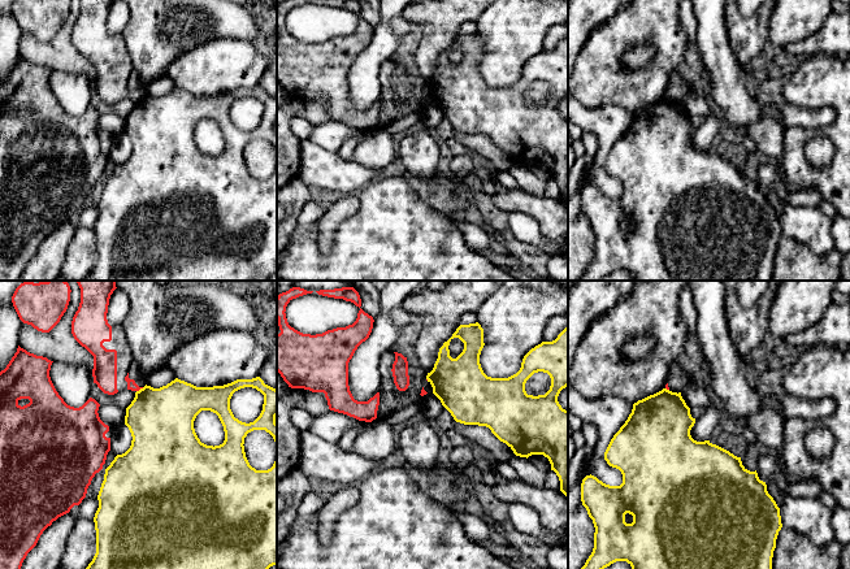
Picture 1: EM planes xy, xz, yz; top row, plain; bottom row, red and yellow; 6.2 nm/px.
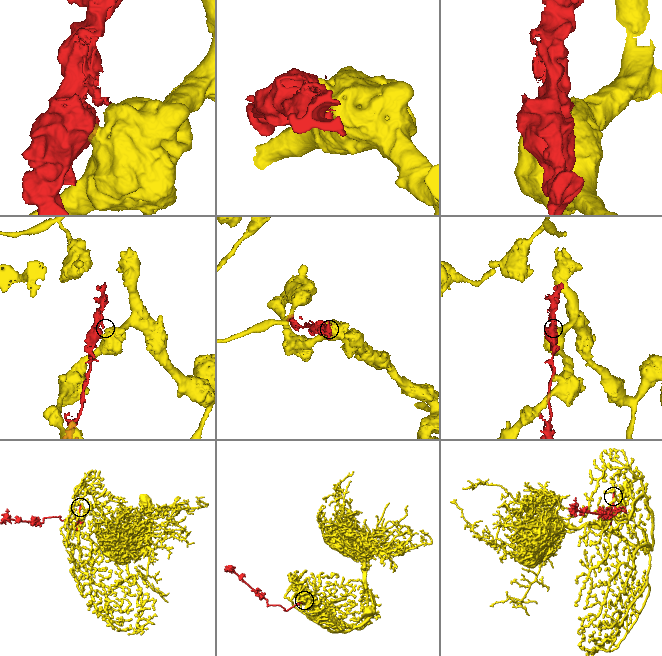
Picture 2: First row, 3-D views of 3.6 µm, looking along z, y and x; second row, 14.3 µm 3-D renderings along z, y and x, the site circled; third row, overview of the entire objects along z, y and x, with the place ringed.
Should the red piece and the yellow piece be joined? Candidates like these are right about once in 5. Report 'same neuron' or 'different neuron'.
different neuron

